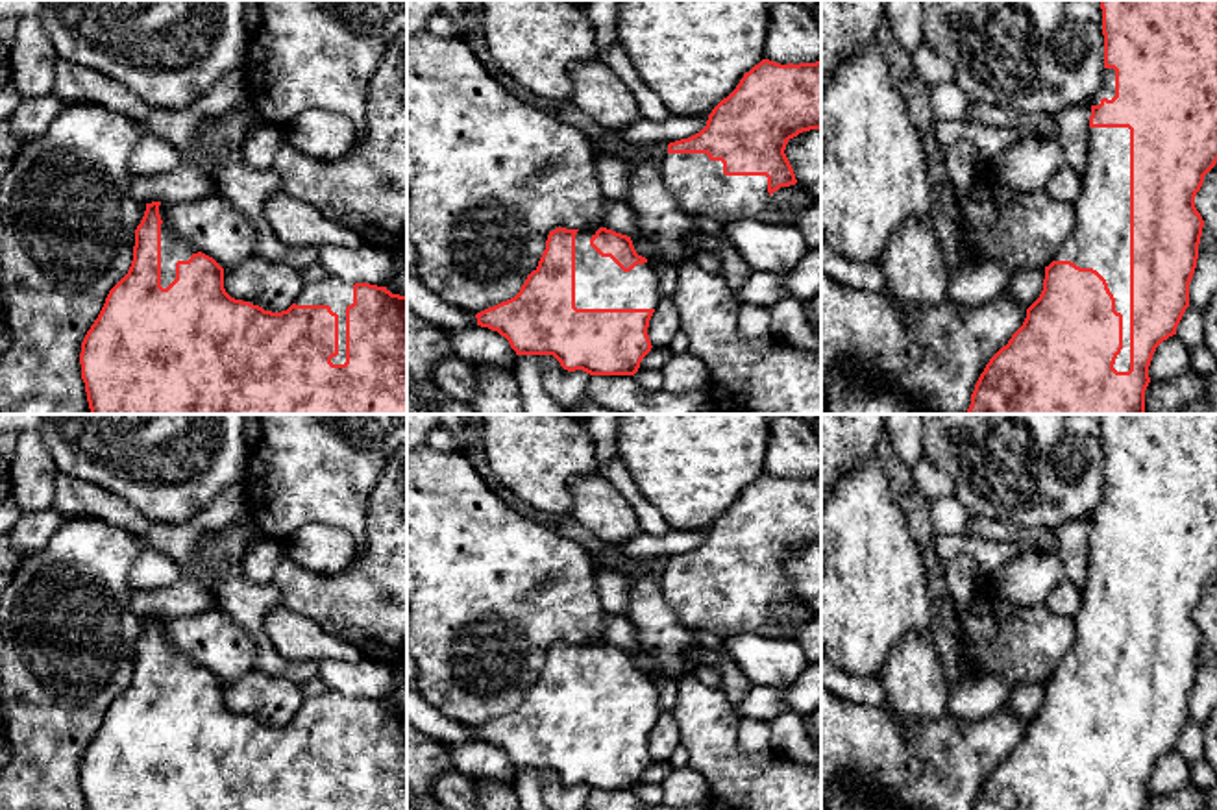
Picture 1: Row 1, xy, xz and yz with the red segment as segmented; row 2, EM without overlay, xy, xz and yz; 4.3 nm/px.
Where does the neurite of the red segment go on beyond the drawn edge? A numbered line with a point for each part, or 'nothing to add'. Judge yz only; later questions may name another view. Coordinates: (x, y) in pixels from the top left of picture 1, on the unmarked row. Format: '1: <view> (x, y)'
1: yz (1101, 651)

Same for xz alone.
1: xz (600, 698)

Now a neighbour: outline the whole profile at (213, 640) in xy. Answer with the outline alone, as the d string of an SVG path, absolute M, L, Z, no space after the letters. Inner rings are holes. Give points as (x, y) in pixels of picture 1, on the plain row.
M218 605L198 618L161 618L159 629L172 647L224 684L255 669L255 640Z

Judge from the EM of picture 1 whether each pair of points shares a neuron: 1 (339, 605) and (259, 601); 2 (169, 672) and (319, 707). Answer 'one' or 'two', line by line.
1: two
2: one

